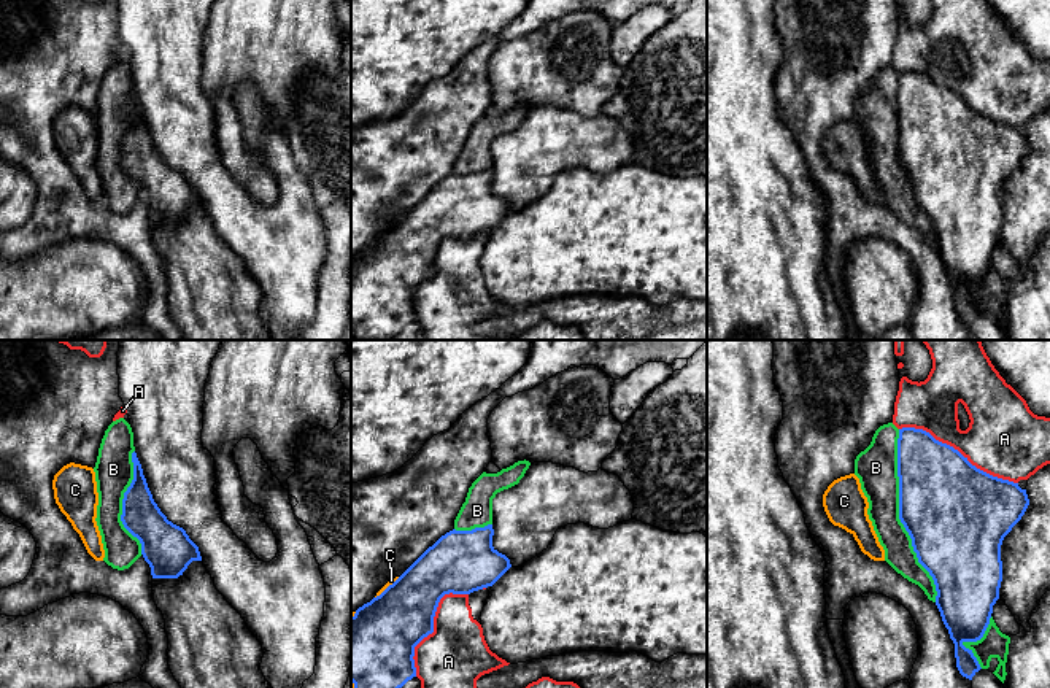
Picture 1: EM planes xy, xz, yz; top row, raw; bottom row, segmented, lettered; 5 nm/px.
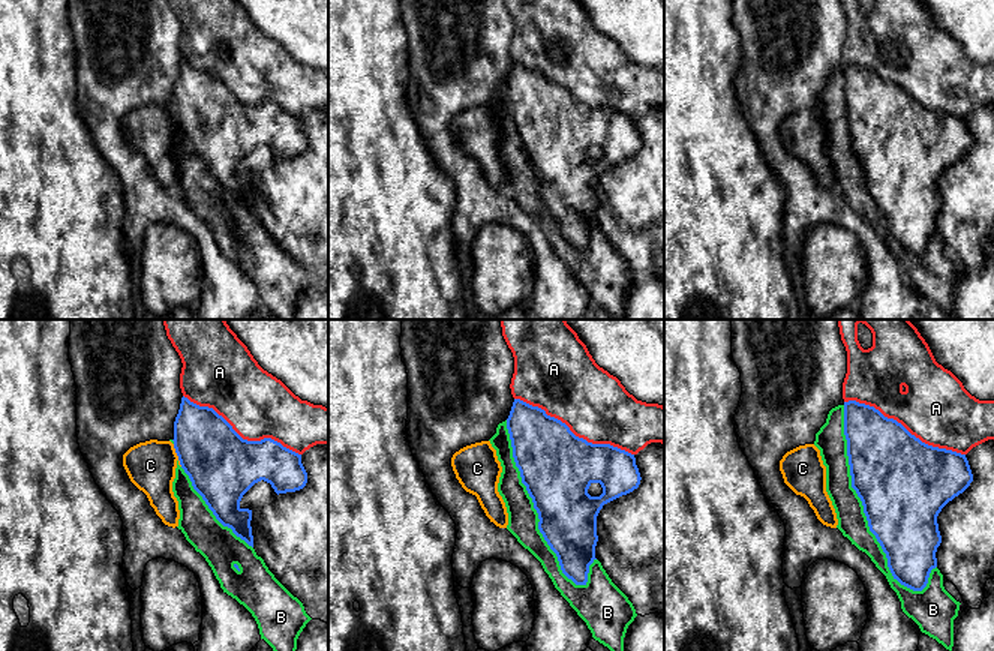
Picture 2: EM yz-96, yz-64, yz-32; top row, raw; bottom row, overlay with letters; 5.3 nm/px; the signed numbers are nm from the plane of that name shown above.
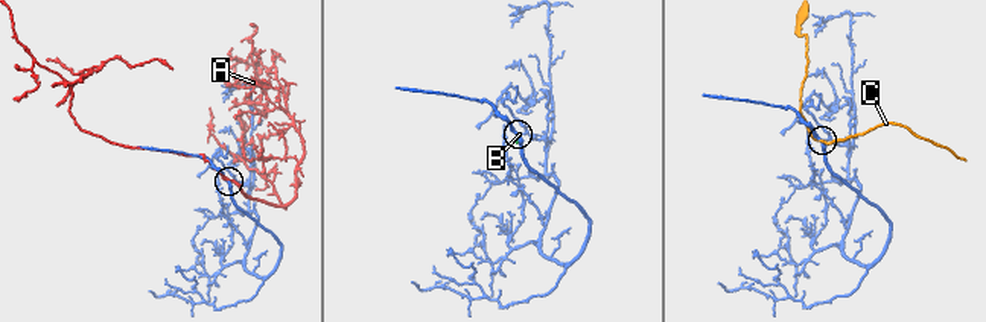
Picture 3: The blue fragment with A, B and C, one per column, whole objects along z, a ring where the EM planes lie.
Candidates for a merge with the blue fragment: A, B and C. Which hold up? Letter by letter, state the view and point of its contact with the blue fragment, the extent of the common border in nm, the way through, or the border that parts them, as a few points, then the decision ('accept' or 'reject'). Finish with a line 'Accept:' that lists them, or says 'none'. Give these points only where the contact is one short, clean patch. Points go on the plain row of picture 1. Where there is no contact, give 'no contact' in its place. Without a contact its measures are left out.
A: yz (957, 94) | 650 nm | reject
B: yz (899, 159) | 900 nm | reject
C: xz (388, 231) | 170 nm | reject
Accept: none

